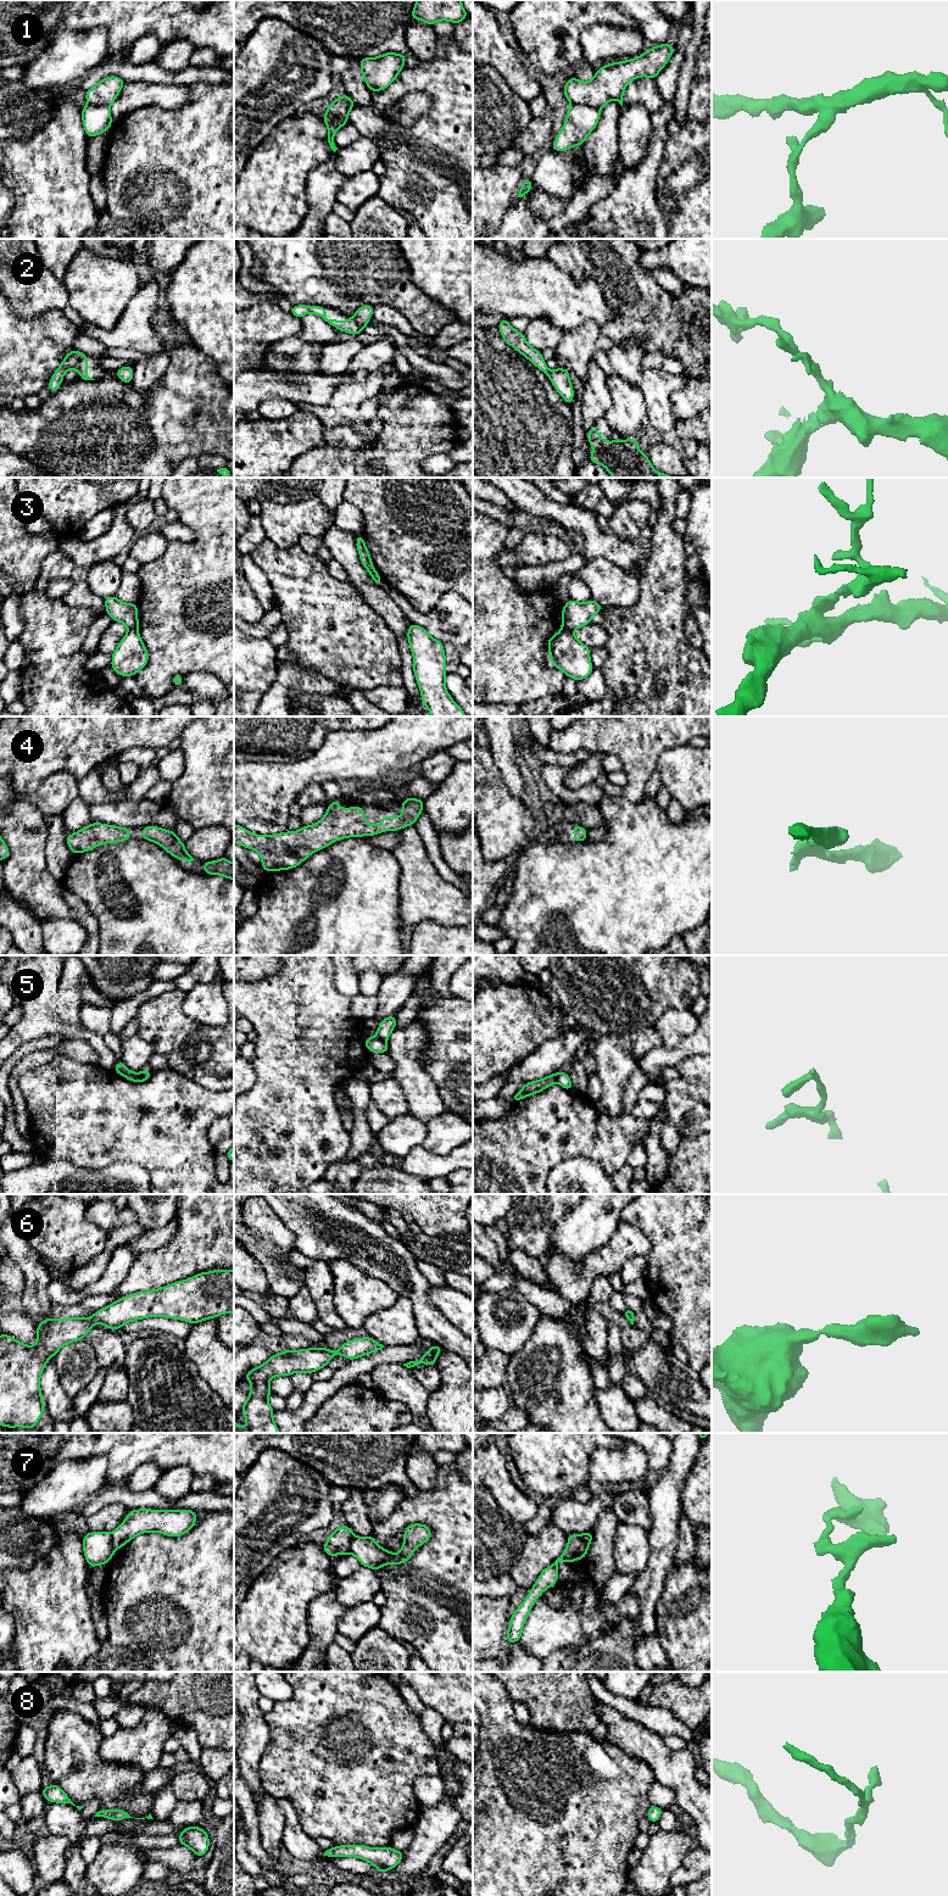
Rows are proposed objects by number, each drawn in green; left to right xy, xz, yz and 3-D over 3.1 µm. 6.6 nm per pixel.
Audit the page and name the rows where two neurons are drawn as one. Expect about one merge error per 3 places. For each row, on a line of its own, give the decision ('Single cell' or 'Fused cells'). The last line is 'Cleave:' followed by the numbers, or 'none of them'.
1: Fused cells
2: Single cell
3: Fused cells
4: Single cell
5: Fused cells
6: Single cell
7: Fused cells
8: Single cell
Cleave: 1, 3, 5, 7

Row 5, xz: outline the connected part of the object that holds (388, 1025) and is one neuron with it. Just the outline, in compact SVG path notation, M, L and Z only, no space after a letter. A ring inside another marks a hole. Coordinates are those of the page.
M396 1015L387 1016L380 1021L377 1031L378 1038L385 1042L387 1041L391 1032L396 1028Z

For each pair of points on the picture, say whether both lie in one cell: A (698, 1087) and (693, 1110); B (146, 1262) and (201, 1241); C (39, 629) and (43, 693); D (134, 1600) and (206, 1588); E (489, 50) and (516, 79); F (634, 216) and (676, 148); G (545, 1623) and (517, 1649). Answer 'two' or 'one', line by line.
A: two
B: one
C: one
D: one
E: one
F: two
G: two

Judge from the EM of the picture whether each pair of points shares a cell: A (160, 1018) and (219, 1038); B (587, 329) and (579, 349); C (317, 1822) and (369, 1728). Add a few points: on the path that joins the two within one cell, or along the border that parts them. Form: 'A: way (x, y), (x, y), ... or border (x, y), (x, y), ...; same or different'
A: way (174, 1032), (180, 1038), (205, 1038); same
B: way (586, 334), (580, 344); same
C: way (333, 1799), (349, 1780), (350, 1751); same

